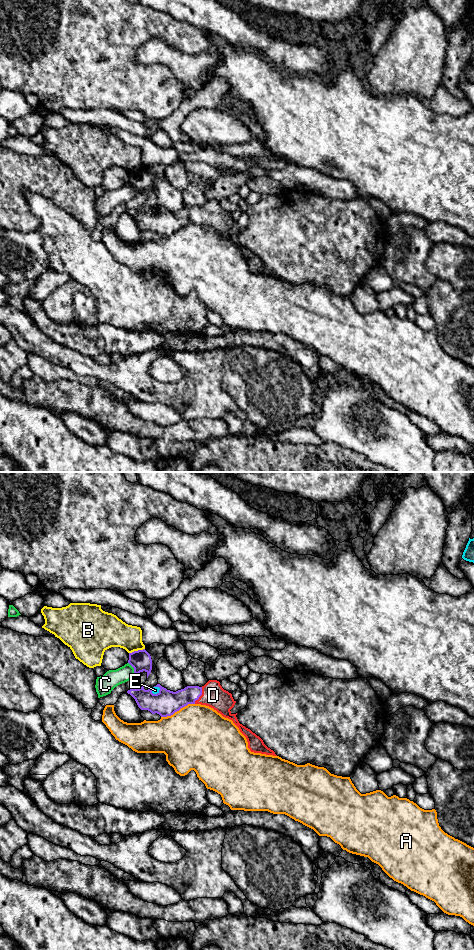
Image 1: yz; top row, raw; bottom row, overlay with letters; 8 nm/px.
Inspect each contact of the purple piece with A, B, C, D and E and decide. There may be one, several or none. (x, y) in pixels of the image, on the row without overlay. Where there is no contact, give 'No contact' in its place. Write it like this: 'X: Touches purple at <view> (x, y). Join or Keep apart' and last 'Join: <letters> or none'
A: Touches purple at yz (177, 230). Keep apart
B: Touches purple at yz (136, 171). Keep apart
C: Touches purple at yz (134, 189). Keep apart
D: Touches purple at yz (200, 215). Join
E: Touches purple at yz (157, 213). Keep apart
Join: D

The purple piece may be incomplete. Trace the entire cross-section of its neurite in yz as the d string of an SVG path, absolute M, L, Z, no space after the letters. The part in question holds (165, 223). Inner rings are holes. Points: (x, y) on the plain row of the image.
M209 200L202 207L187 206L176 212L167 210L160 204L154 207L160 208L157 214L152 213L153 208L145 210L144 205L139 209L130 209L127 213L135 219L141 230L148 230L152 234L157 233L161 237L171 236L188 224L209 226L223 237L233 241L246 257L251 272L277 276L259 256L239 243L236 237L237 233L231 233L230 230L234 227L236 221L231 213L222 208L219 201Z

